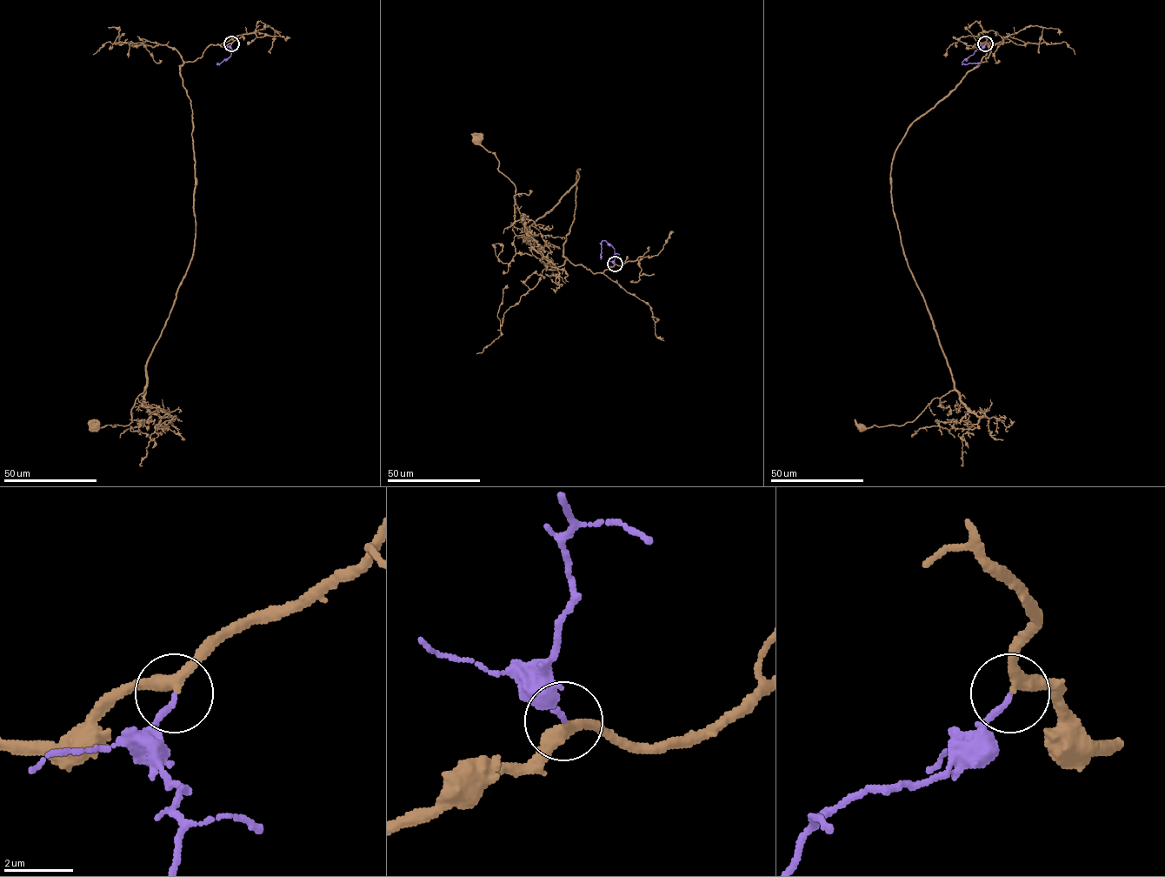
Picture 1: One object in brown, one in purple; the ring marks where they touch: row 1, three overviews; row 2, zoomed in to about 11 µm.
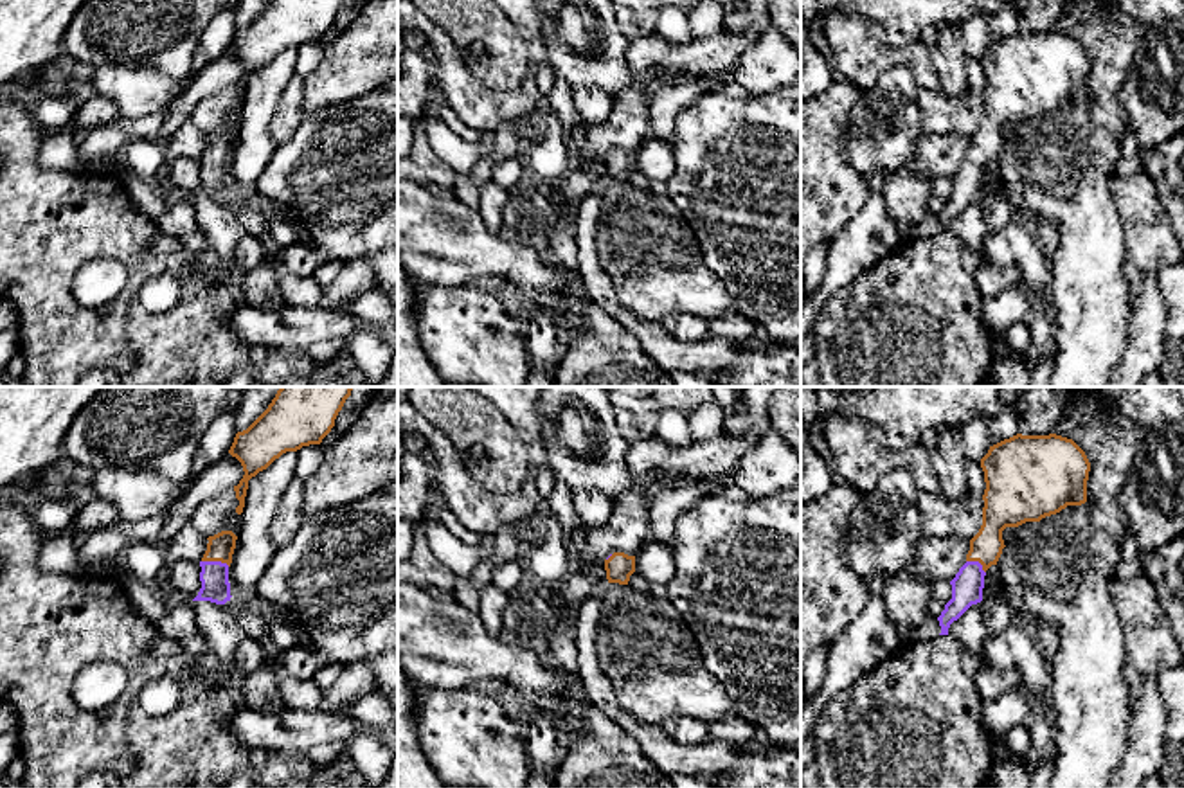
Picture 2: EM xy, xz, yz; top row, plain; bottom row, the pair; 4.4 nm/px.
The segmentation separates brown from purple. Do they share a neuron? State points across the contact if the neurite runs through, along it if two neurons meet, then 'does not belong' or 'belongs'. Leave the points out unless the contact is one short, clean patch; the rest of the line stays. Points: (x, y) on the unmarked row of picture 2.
across xy (220, 144), (216, 157), (215, 171) | belongs

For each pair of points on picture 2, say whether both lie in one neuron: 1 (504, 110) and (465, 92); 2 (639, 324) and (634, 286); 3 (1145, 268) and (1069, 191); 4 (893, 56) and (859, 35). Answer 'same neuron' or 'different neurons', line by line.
1: same neuron
2: different neurons
3: different neurons
4: same neuron

